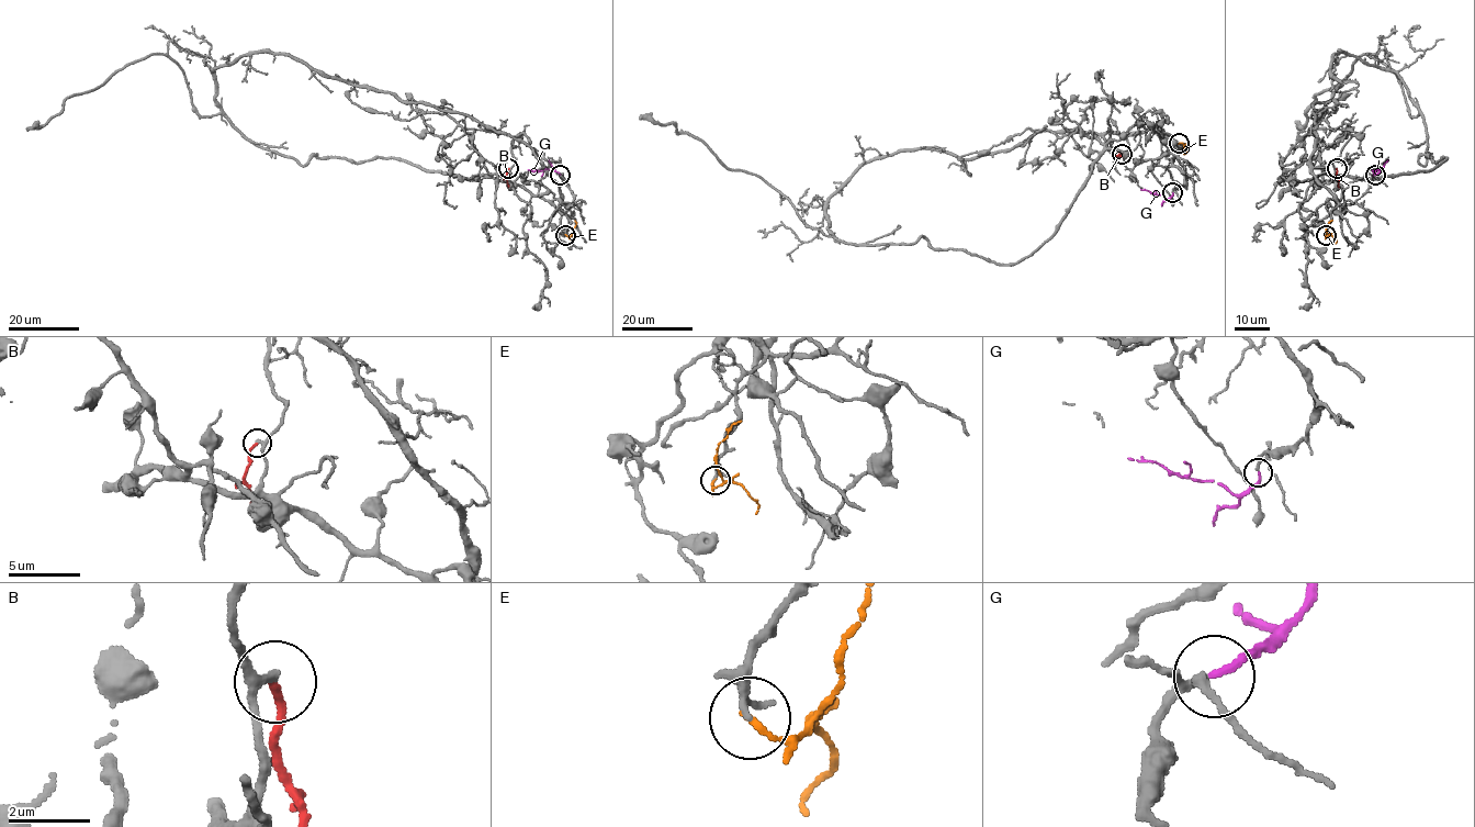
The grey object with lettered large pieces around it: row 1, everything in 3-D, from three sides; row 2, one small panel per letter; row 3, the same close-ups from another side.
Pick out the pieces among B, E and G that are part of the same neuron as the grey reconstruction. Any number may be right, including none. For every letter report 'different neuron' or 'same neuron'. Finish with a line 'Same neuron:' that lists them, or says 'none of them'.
B: different neuron
E: different neuron
G: same neuron
Same neuron: G

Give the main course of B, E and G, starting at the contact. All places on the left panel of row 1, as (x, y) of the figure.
B: (508, 168), (508, 187)
E: (566, 234), (570, 236), (573, 232), (575, 221)
G: (560, 175), (549, 169), (527, 170)

